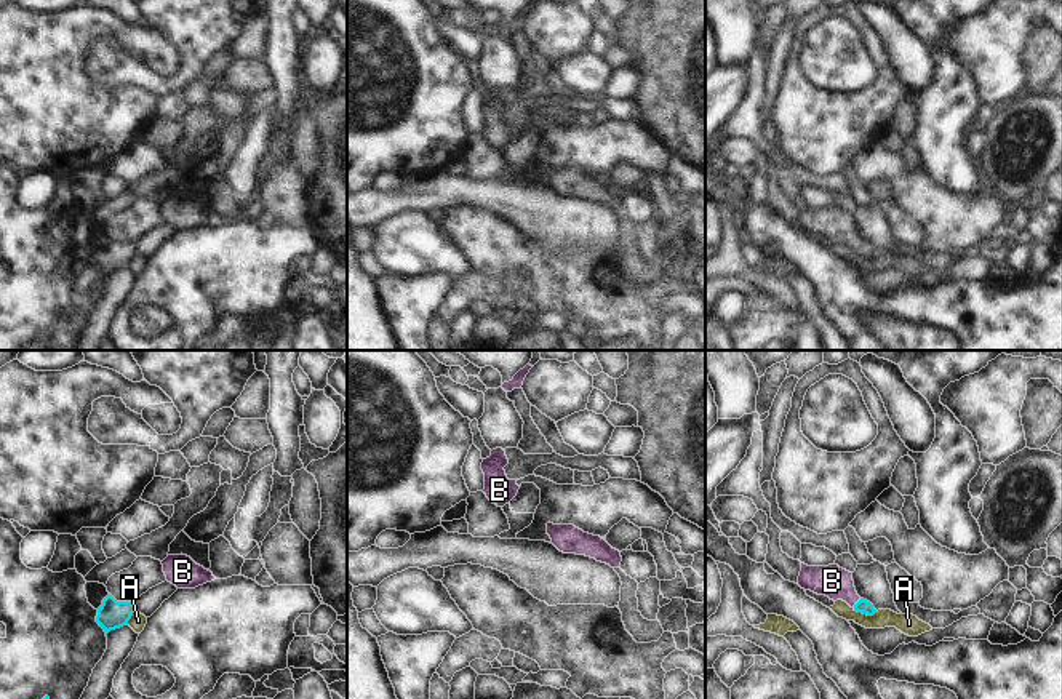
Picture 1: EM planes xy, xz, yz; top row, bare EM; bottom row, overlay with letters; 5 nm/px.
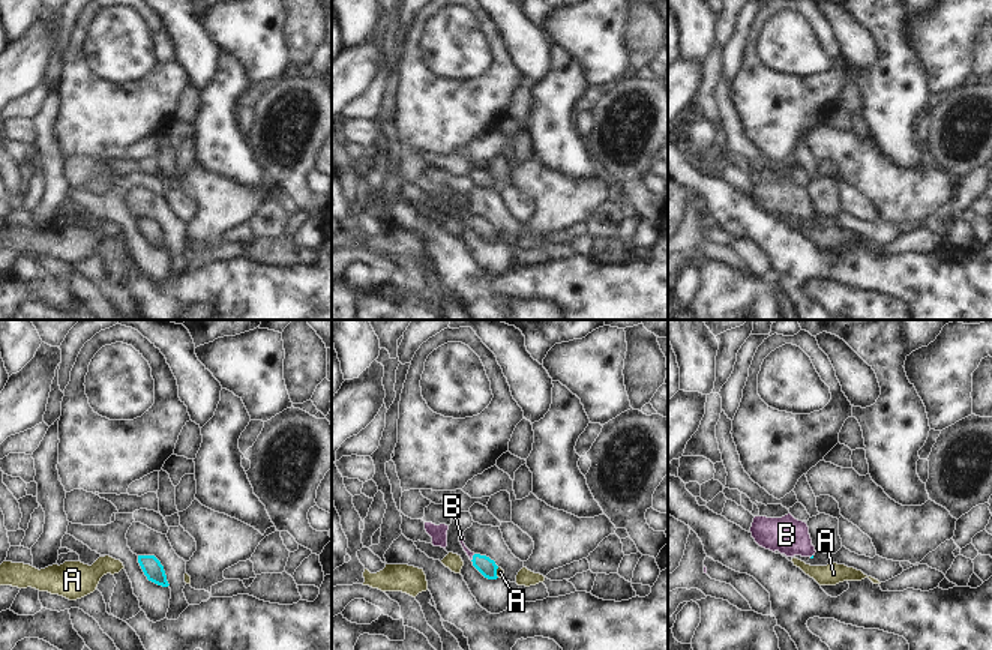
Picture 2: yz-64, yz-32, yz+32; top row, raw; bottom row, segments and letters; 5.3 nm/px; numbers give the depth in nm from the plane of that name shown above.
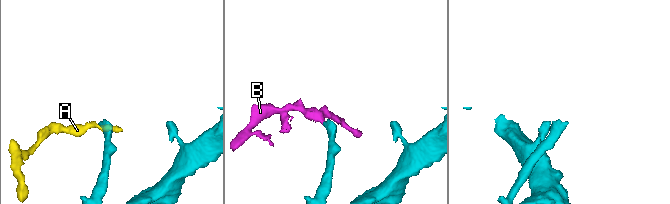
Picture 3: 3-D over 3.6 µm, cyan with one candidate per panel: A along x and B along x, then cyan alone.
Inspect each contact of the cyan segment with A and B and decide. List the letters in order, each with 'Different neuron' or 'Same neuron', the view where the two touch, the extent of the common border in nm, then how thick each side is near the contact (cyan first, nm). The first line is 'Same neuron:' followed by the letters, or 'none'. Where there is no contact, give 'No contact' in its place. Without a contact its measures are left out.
Same neuron: B
A: Different neuron. Touches cyan in yz. Shared border 130 nm. Thickness 70 nm (cyan) against 110 nm
B: Same neuron. Touches cyan in yz. Shared border 60 nm. Thickness 70 nm (cyan) against 160 nm

